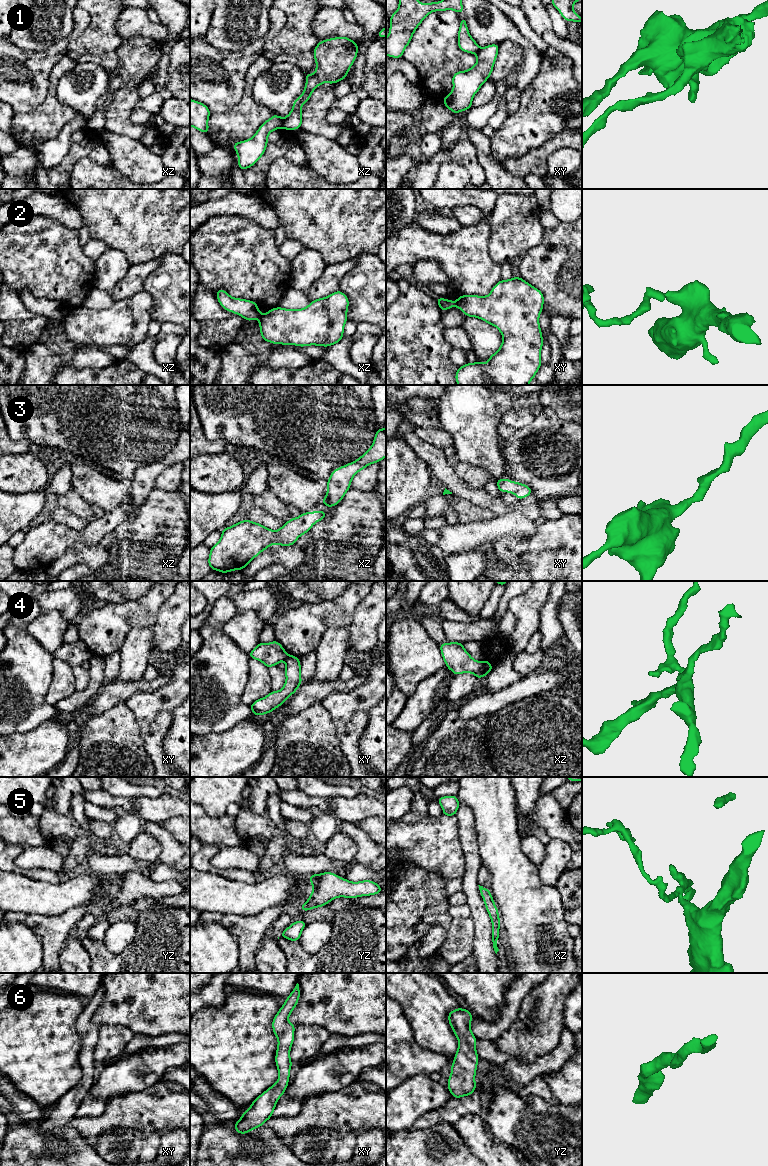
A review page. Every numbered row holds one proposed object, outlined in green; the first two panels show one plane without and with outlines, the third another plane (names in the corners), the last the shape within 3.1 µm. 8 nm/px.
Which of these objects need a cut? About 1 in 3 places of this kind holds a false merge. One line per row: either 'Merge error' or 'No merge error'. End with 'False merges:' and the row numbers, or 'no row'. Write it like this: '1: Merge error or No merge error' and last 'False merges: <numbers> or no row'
1: Merge error
2: Merge error
3: No merge error
4: Merge error
5: No merge error
6: No merge error
False merges: 1, 2, 4

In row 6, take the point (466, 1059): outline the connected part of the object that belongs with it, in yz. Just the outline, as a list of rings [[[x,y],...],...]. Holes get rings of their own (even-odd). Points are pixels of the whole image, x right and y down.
[[[458,1008],[448,1014],[448,1021],[459,1042],[451,1074],[448,1078],[448,1090],[453,1098],[471,1095],[477,1086],[474,1081],[479,1057],[476,1051],[477,1038],[471,1031],[472,1014],[469,1010]]]

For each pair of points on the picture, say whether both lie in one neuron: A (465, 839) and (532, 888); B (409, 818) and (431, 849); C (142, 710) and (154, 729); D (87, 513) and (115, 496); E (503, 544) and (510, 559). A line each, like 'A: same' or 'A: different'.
A: different
B: different
C: same
D: different
E: same

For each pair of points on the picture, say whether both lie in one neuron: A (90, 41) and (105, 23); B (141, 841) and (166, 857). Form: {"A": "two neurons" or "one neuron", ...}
{"A": "one neuron", "B": "two neurons"}

